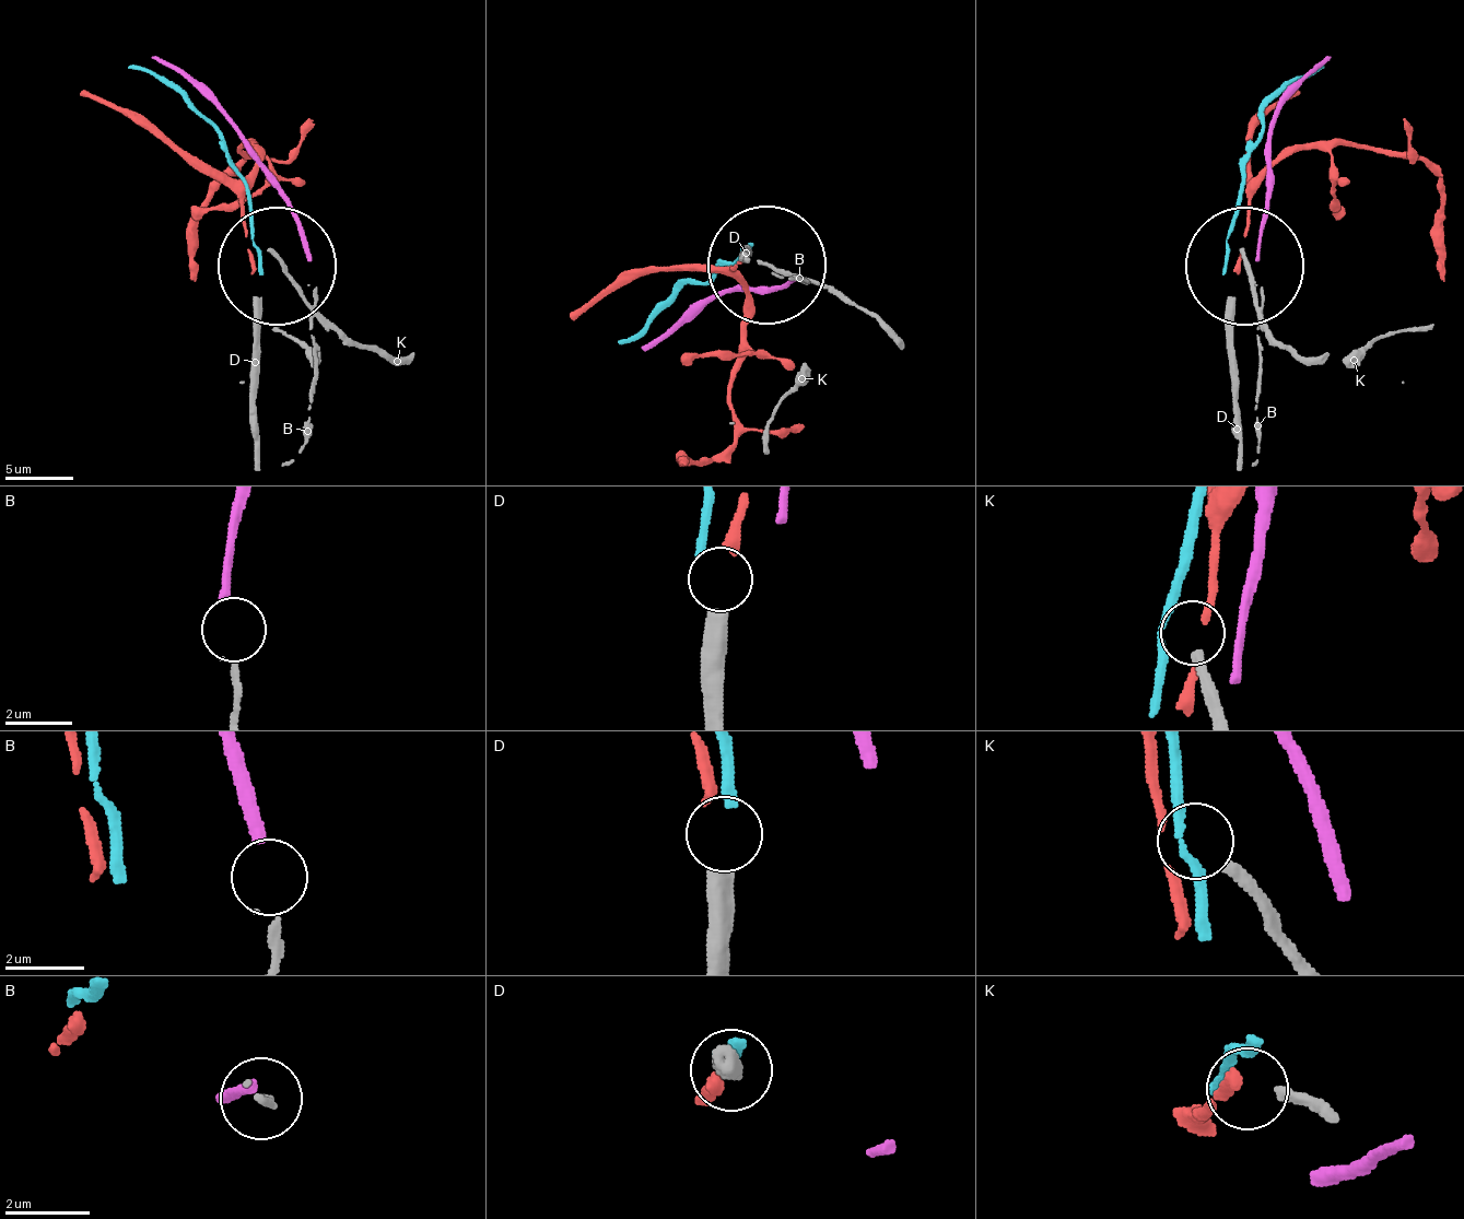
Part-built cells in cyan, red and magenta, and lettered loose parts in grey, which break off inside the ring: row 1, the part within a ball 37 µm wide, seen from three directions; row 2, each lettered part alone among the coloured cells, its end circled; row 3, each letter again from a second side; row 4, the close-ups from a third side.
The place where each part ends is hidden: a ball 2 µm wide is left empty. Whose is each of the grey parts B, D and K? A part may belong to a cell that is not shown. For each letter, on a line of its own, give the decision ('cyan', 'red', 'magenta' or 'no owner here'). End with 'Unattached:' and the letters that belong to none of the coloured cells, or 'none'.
B: no owner here
D: no owner here
K: no owner here
Unattached: B, D, K

